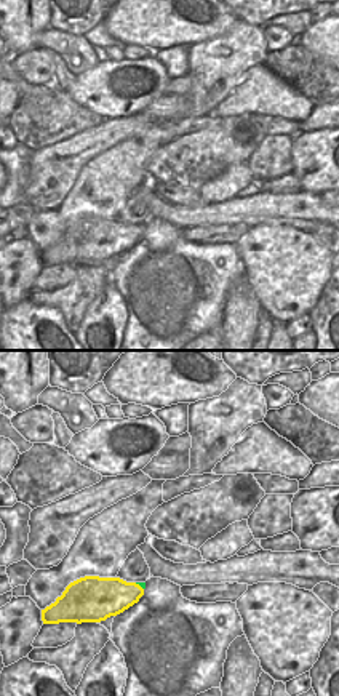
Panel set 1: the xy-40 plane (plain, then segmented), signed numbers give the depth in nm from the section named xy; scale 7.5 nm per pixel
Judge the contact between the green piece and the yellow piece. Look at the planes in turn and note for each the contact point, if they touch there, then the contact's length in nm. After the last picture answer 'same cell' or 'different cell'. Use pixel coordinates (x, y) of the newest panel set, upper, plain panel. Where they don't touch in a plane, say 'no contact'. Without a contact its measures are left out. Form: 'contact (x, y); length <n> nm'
contact (139, 226); length 90 nm

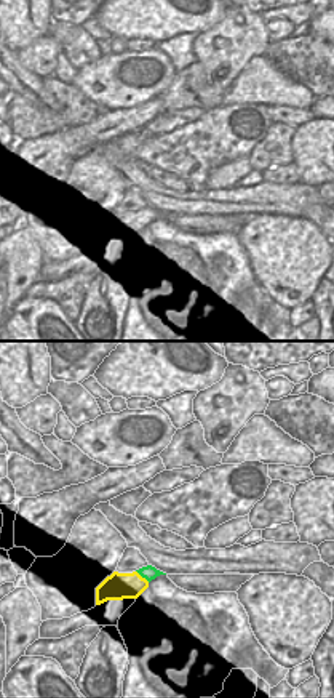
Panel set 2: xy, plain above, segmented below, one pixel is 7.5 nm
contact (143, 218); length 140 nm

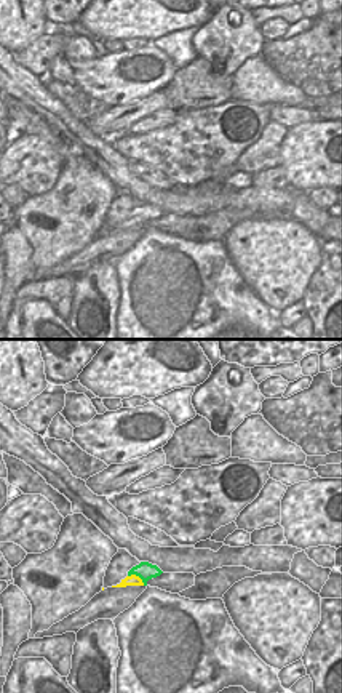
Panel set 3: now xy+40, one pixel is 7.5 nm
contact (138, 216); length 150 nm

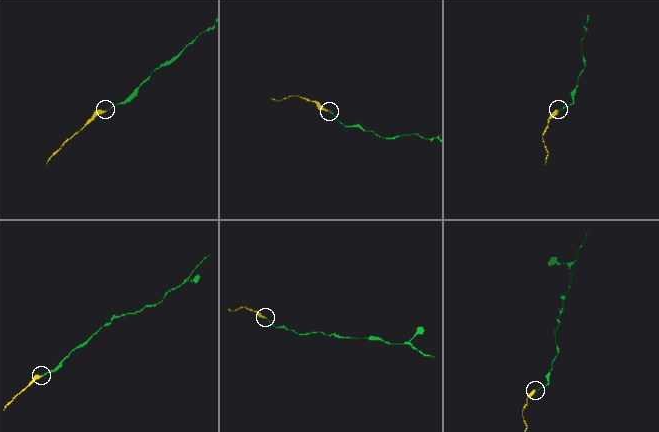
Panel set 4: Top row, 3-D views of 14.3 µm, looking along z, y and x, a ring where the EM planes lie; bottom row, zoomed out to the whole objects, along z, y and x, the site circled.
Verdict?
same cell

